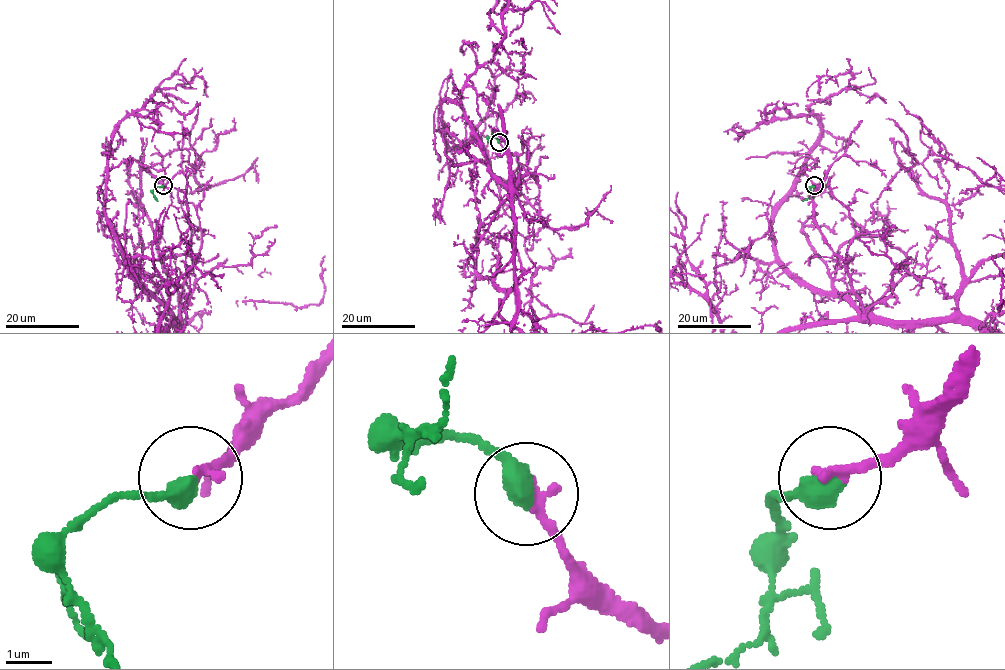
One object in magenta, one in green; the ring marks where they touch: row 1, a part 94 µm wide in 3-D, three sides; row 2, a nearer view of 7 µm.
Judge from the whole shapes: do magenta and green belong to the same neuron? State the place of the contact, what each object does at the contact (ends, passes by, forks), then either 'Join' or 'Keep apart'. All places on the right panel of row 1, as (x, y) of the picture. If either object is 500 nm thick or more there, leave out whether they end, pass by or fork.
Place: (814, 185). Join

